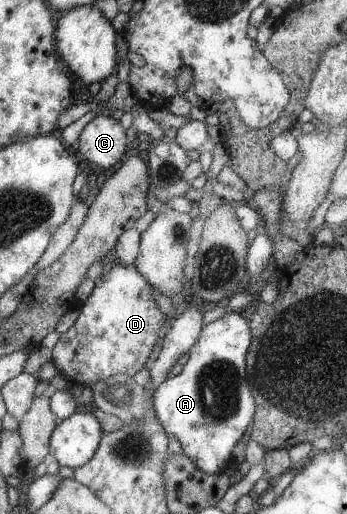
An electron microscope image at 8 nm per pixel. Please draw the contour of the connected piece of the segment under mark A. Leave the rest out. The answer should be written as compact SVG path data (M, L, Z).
M227 314L201 325L197 340L187 351L187 361L179 374L165 379L157 386L152 405L167 434L173 434L181 445L182 453L205 474L225 471L231 463L231 450L247 428L255 408L253 394L245 380L245 352L249 346L249 328L241 314Z

